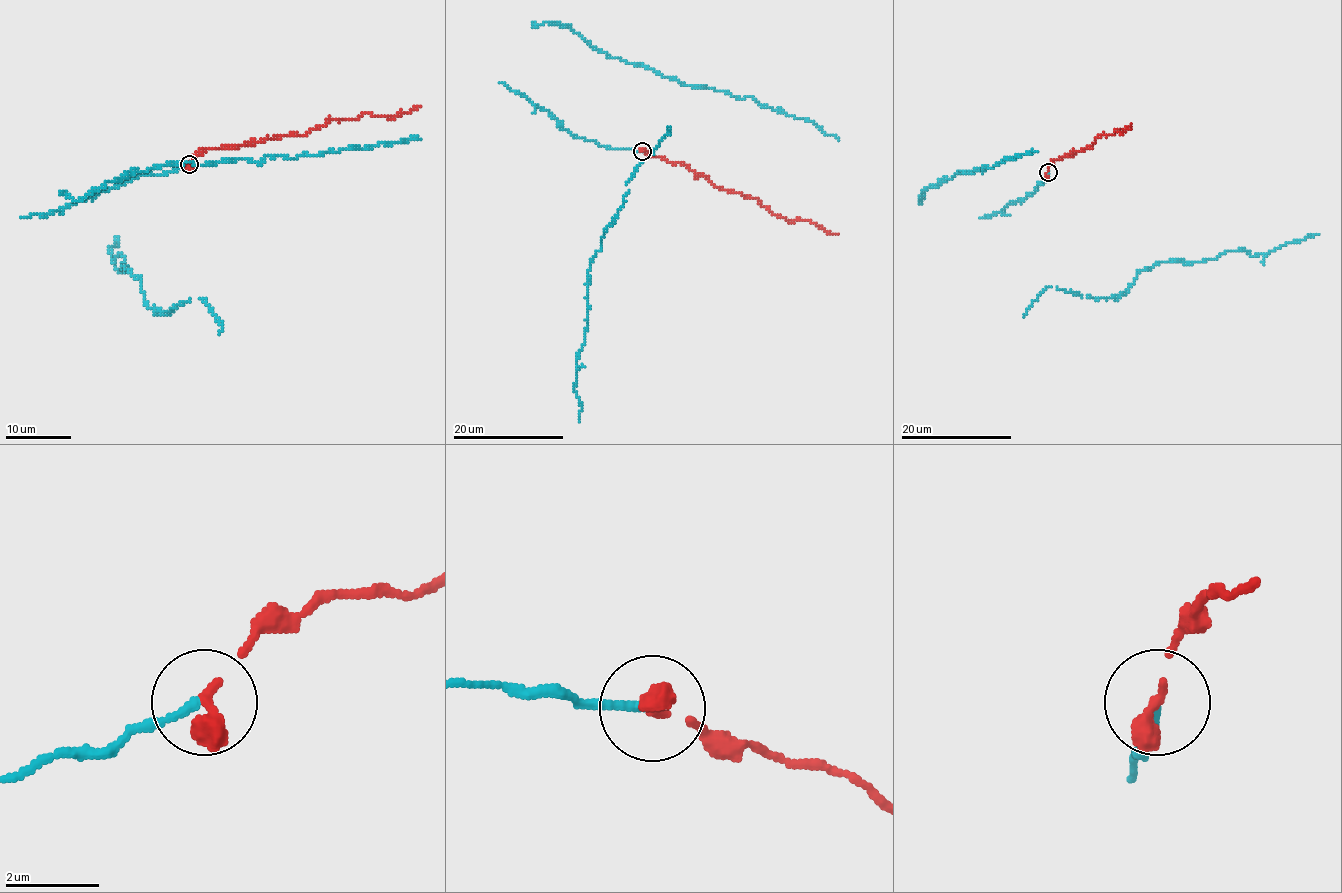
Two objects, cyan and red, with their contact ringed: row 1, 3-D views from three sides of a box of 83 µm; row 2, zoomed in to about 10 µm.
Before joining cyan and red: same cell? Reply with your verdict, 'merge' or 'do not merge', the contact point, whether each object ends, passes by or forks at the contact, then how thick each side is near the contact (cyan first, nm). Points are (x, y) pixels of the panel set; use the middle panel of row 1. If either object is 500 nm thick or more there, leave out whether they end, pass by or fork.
merge | (642, 151) | cyan ends | red ends | 180/420 nm

